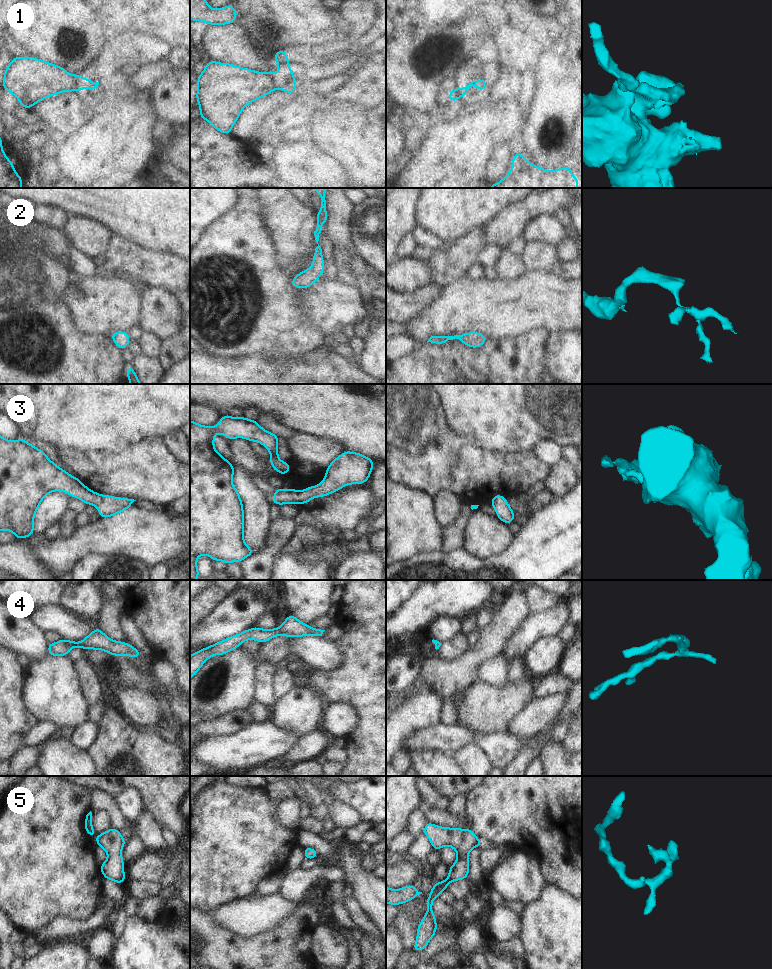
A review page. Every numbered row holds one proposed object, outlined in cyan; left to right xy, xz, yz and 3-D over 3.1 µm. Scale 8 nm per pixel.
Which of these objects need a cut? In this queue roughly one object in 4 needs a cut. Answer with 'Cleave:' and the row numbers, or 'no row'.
Cleave: 1

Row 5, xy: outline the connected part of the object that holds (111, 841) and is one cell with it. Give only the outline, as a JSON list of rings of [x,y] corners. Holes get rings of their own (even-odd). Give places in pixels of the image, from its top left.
[[[110,828],[100,834],[95,841],[96,845],[102,847],[108,854],[108,859],[100,865],[100,870],[105,879],[110,879],[118,884],[123,884],[126,876],[124,875],[124,861],[121,851],[126,840],[121,836],[120,830]]]

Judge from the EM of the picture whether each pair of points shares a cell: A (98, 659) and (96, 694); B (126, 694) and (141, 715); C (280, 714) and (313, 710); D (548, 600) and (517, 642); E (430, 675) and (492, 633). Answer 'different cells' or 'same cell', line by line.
A: different cells
B: same cell
C: same cell
D: different cells
E: same cell

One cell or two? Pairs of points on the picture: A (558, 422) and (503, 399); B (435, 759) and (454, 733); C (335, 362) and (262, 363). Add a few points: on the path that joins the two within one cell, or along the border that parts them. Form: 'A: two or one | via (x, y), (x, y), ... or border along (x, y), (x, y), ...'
A: one | via (544, 408), (535, 399), (517, 399)
B: two | border along (417, 749), (437, 749), (452, 755)
C: one | via (317, 373), (280, 373)

